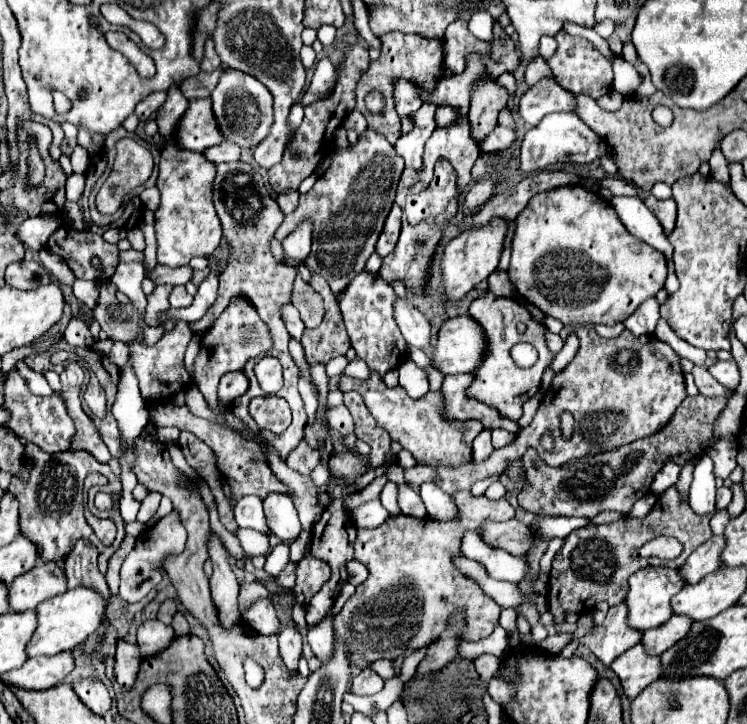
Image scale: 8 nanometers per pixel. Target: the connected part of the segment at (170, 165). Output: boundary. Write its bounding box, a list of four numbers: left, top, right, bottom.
[155,146,222,266]

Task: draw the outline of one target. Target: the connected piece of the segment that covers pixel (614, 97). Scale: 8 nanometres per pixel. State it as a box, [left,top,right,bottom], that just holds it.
[596,92,624,112]

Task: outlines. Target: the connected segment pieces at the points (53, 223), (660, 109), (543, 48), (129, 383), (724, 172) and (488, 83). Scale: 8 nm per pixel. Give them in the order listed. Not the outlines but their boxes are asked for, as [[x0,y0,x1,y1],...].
[[18,214,64,250],[653,105,673,127],[540,36,556,60],[112,362,150,442],[710,137,730,186],[470,80,508,144]]

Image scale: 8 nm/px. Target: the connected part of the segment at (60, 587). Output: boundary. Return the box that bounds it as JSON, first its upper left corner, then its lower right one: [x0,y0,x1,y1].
[8,562,66,612]

